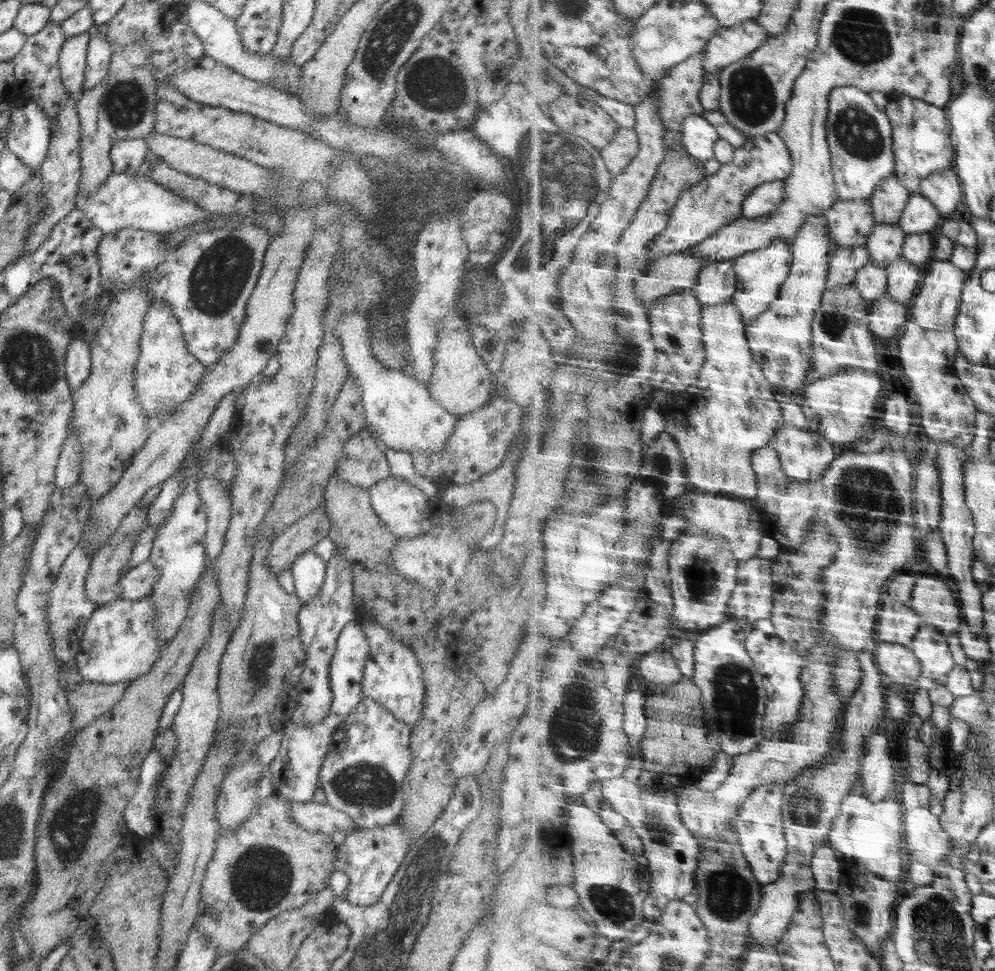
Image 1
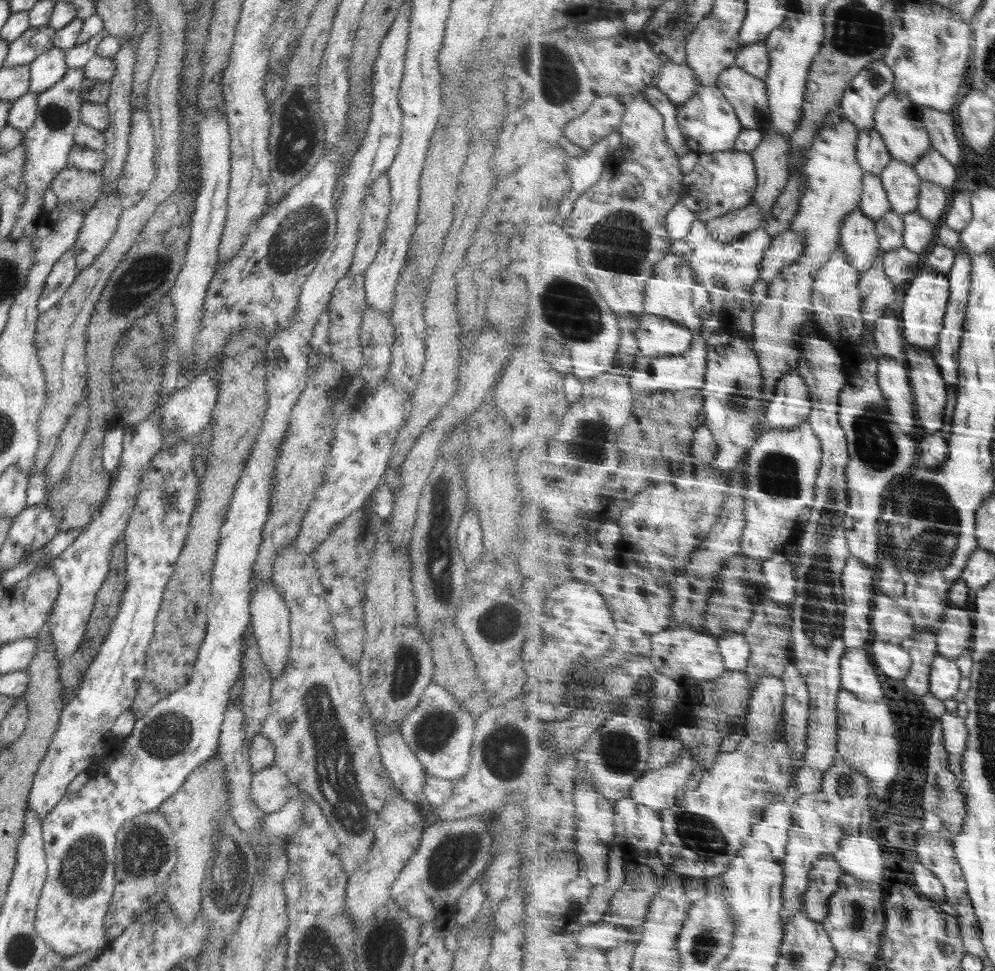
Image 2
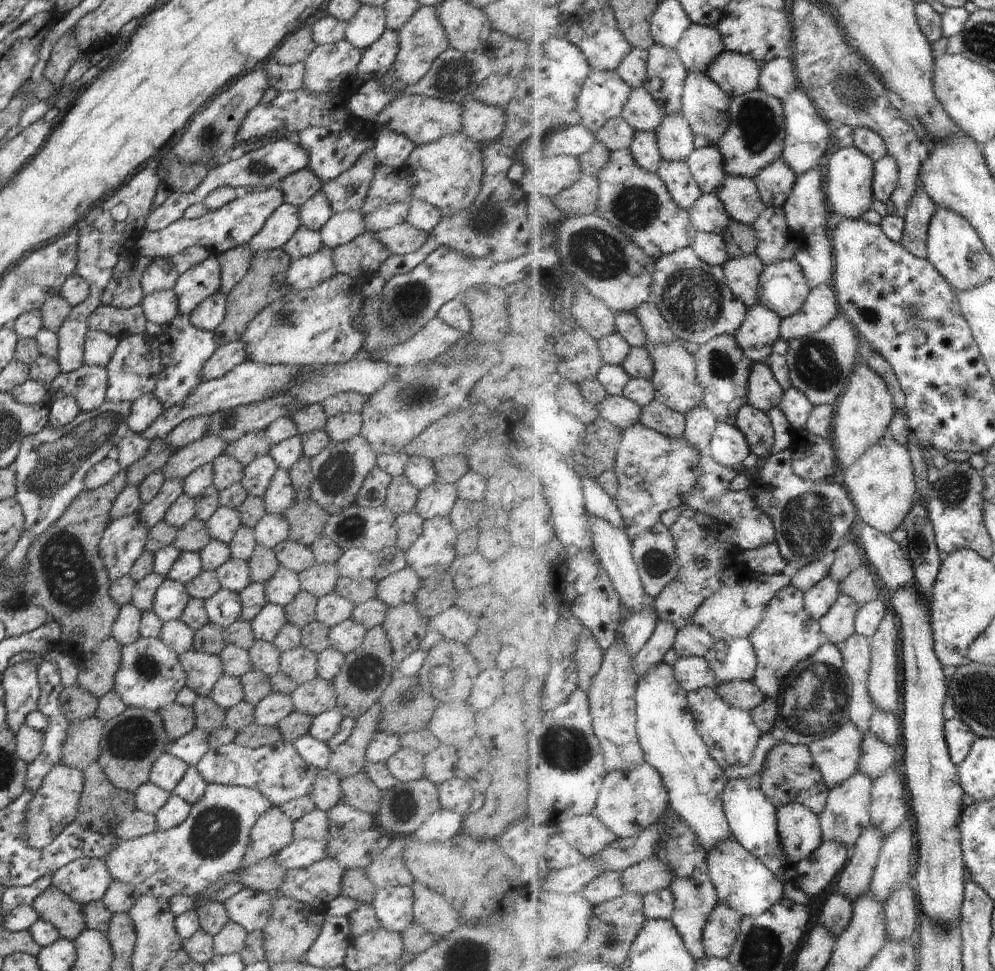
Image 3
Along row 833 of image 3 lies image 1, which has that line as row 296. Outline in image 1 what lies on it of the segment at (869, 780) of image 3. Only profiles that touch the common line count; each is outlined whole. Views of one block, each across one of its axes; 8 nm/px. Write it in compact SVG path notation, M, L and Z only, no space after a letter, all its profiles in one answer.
M856 284L846 287L827 287L823 305L816 310L812 324L814 330L814 370L810 372L810 382L820 381L822 377L837 375L846 369L878 370L878 346L874 340L869 319L868 301Z

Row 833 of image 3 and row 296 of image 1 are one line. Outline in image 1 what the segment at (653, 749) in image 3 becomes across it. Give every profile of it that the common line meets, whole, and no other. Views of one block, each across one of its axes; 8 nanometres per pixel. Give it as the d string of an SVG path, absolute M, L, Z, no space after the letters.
M734 259L716 261L706 266L696 287L692 289L700 302L706 305L719 305L731 302L739 288L739 272Z

